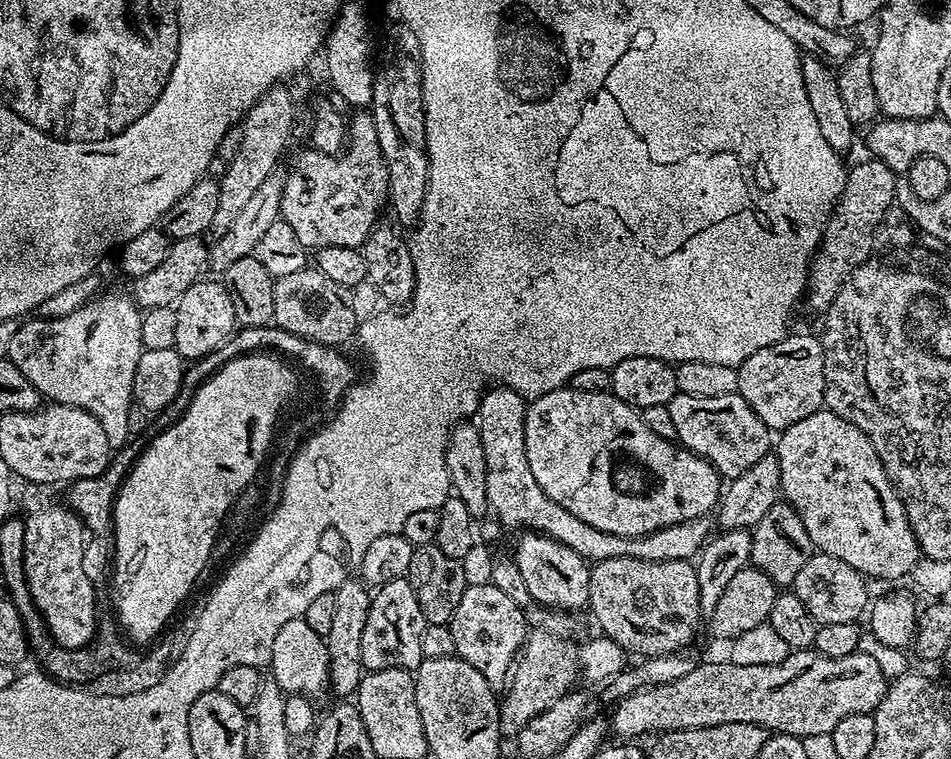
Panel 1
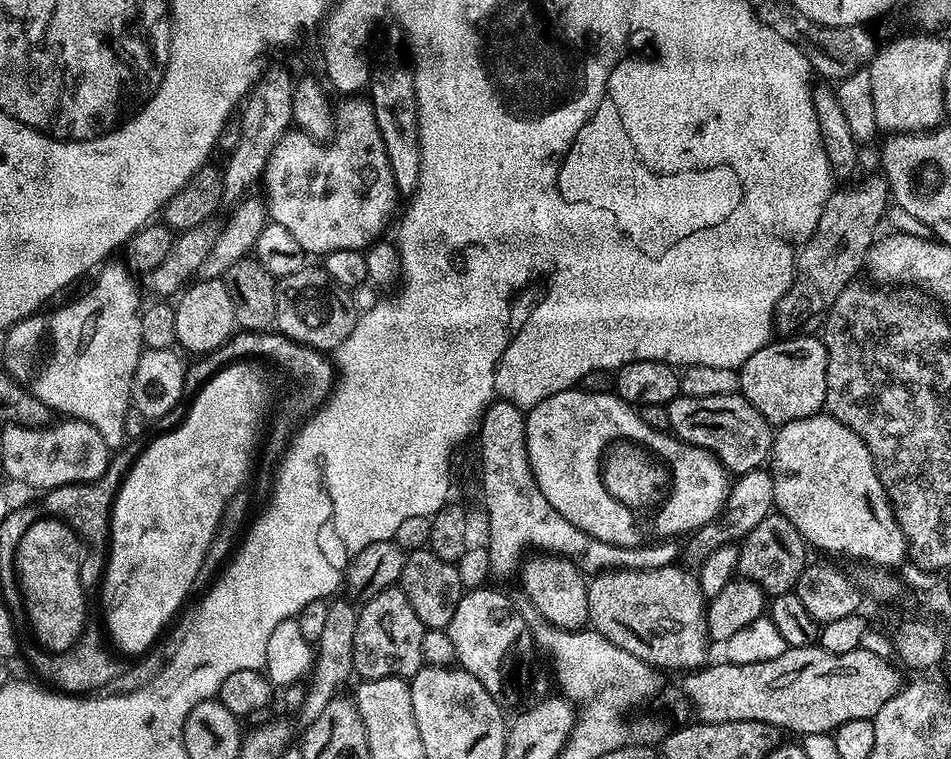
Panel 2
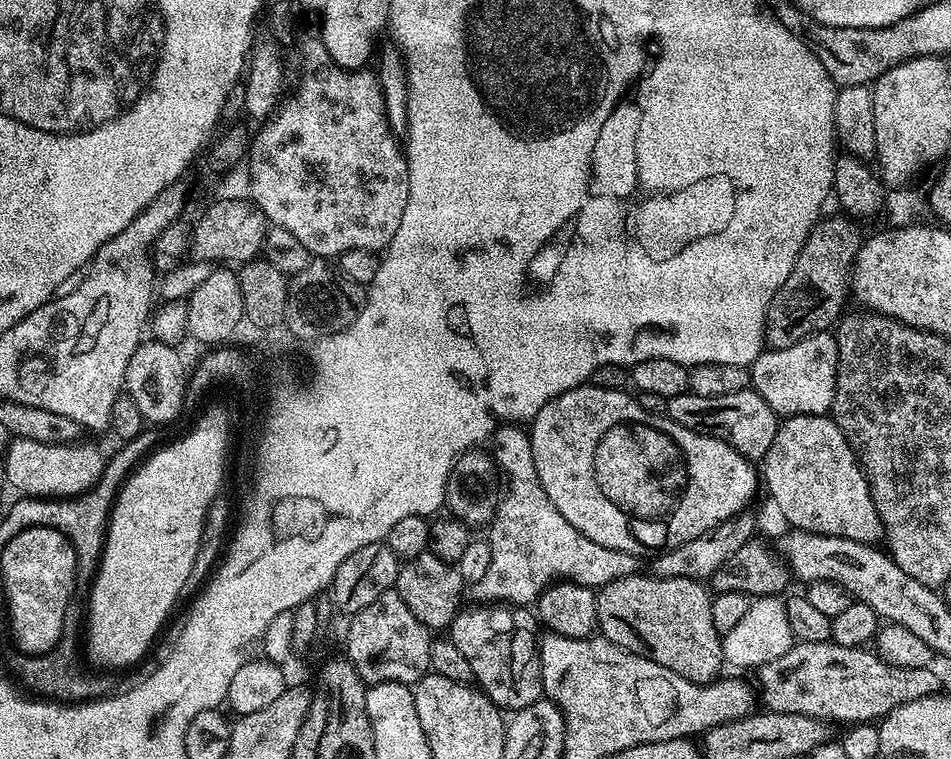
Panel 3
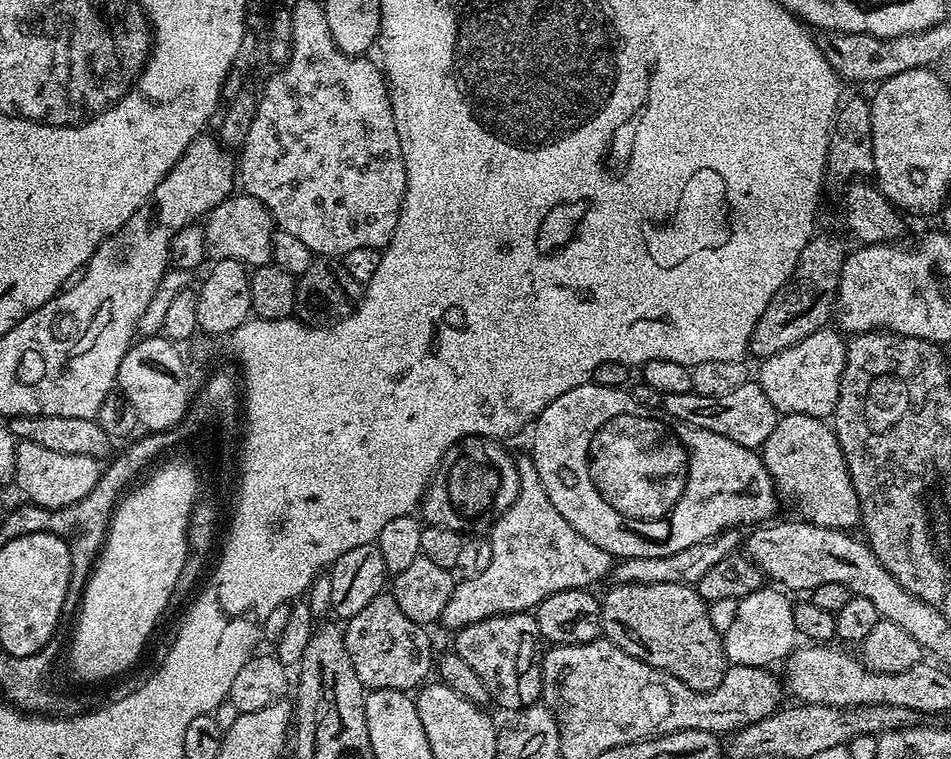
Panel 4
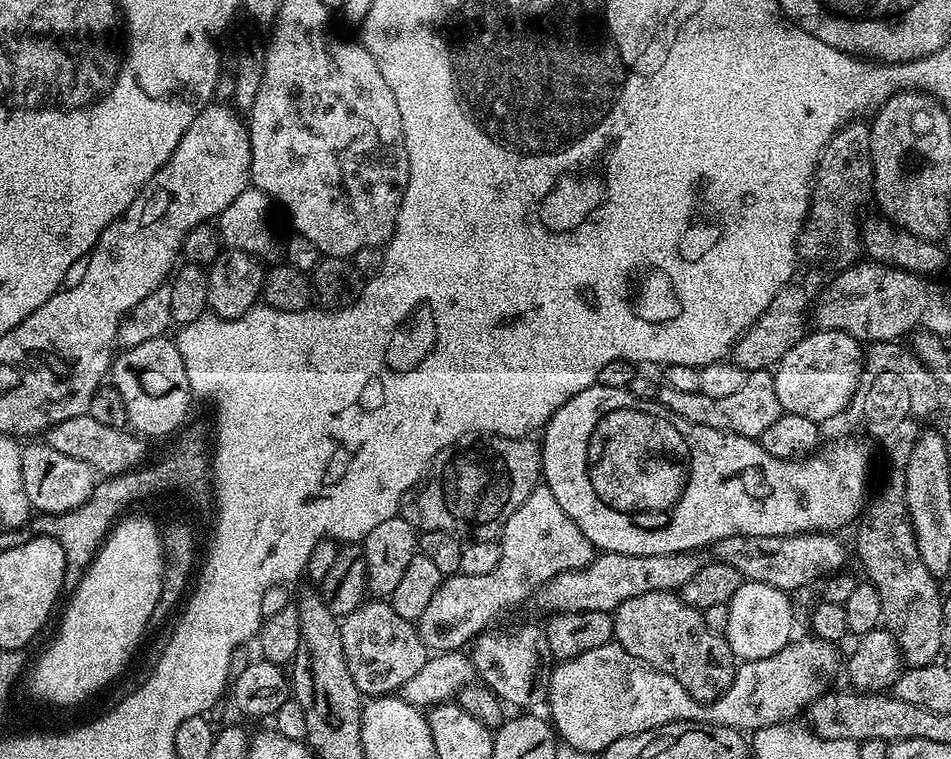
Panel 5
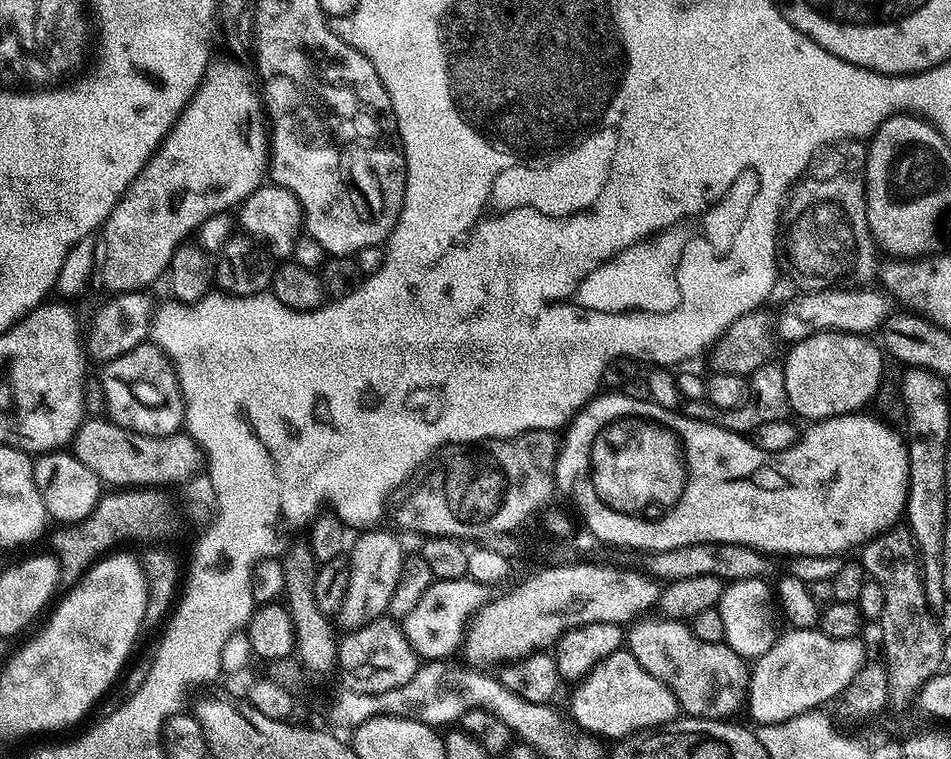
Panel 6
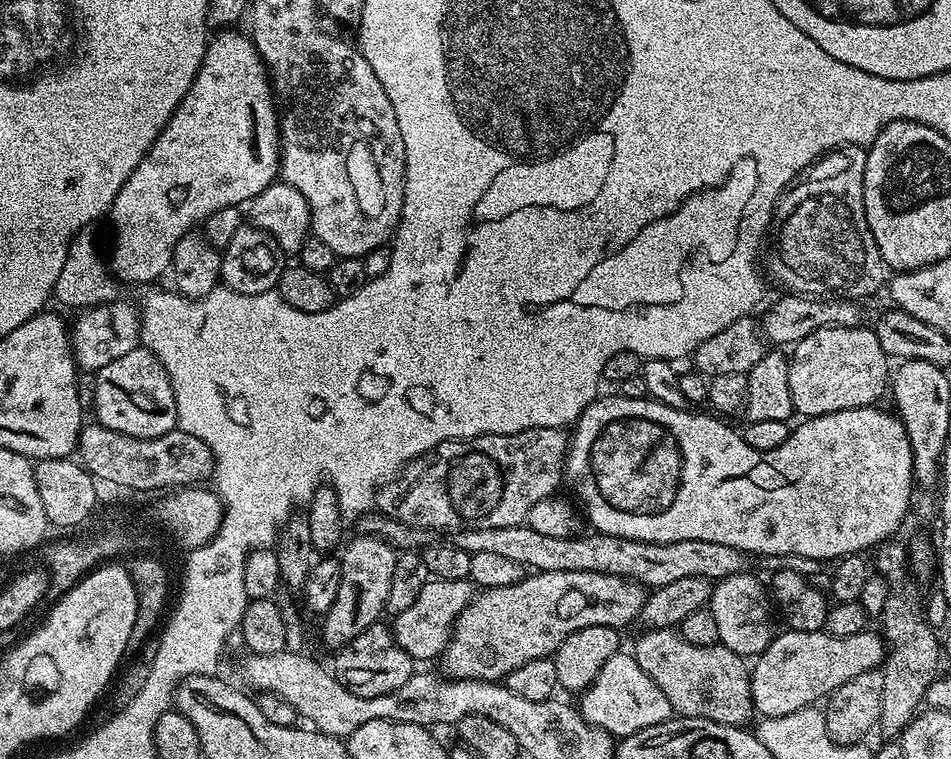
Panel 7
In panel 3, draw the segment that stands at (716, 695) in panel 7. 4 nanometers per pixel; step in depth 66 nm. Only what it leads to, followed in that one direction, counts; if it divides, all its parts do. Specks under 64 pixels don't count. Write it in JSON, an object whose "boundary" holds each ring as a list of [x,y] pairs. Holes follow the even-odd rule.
{"boundary":[[[637,574],[630,578],[618,578],[596,592],[596,622],[599,635],[614,642],[619,648],[650,658],[674,674],[682,674],[695,684],[711,684],[725,667],[722,633],[714,630],[714,617],[710,615],[712,596],[701,581],[690,578],[662,578],[651,574]]]}

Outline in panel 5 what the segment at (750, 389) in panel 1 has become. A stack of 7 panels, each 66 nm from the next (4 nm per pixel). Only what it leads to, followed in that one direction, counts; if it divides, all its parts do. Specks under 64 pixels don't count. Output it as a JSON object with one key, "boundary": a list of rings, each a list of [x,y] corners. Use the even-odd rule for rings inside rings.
{"boundary":[[[837,328],[809,331],[793,348],[786,350],[779,364],[775,365],[774,390],[778,394],[781,409],[817,422],[832,420],[835,416],[843,417],[848,411],[848,404],[852,401],[854,390],[860,384],[865,359],[866,352],[861,341],[855,340],[850,334],[839,332]]]}

